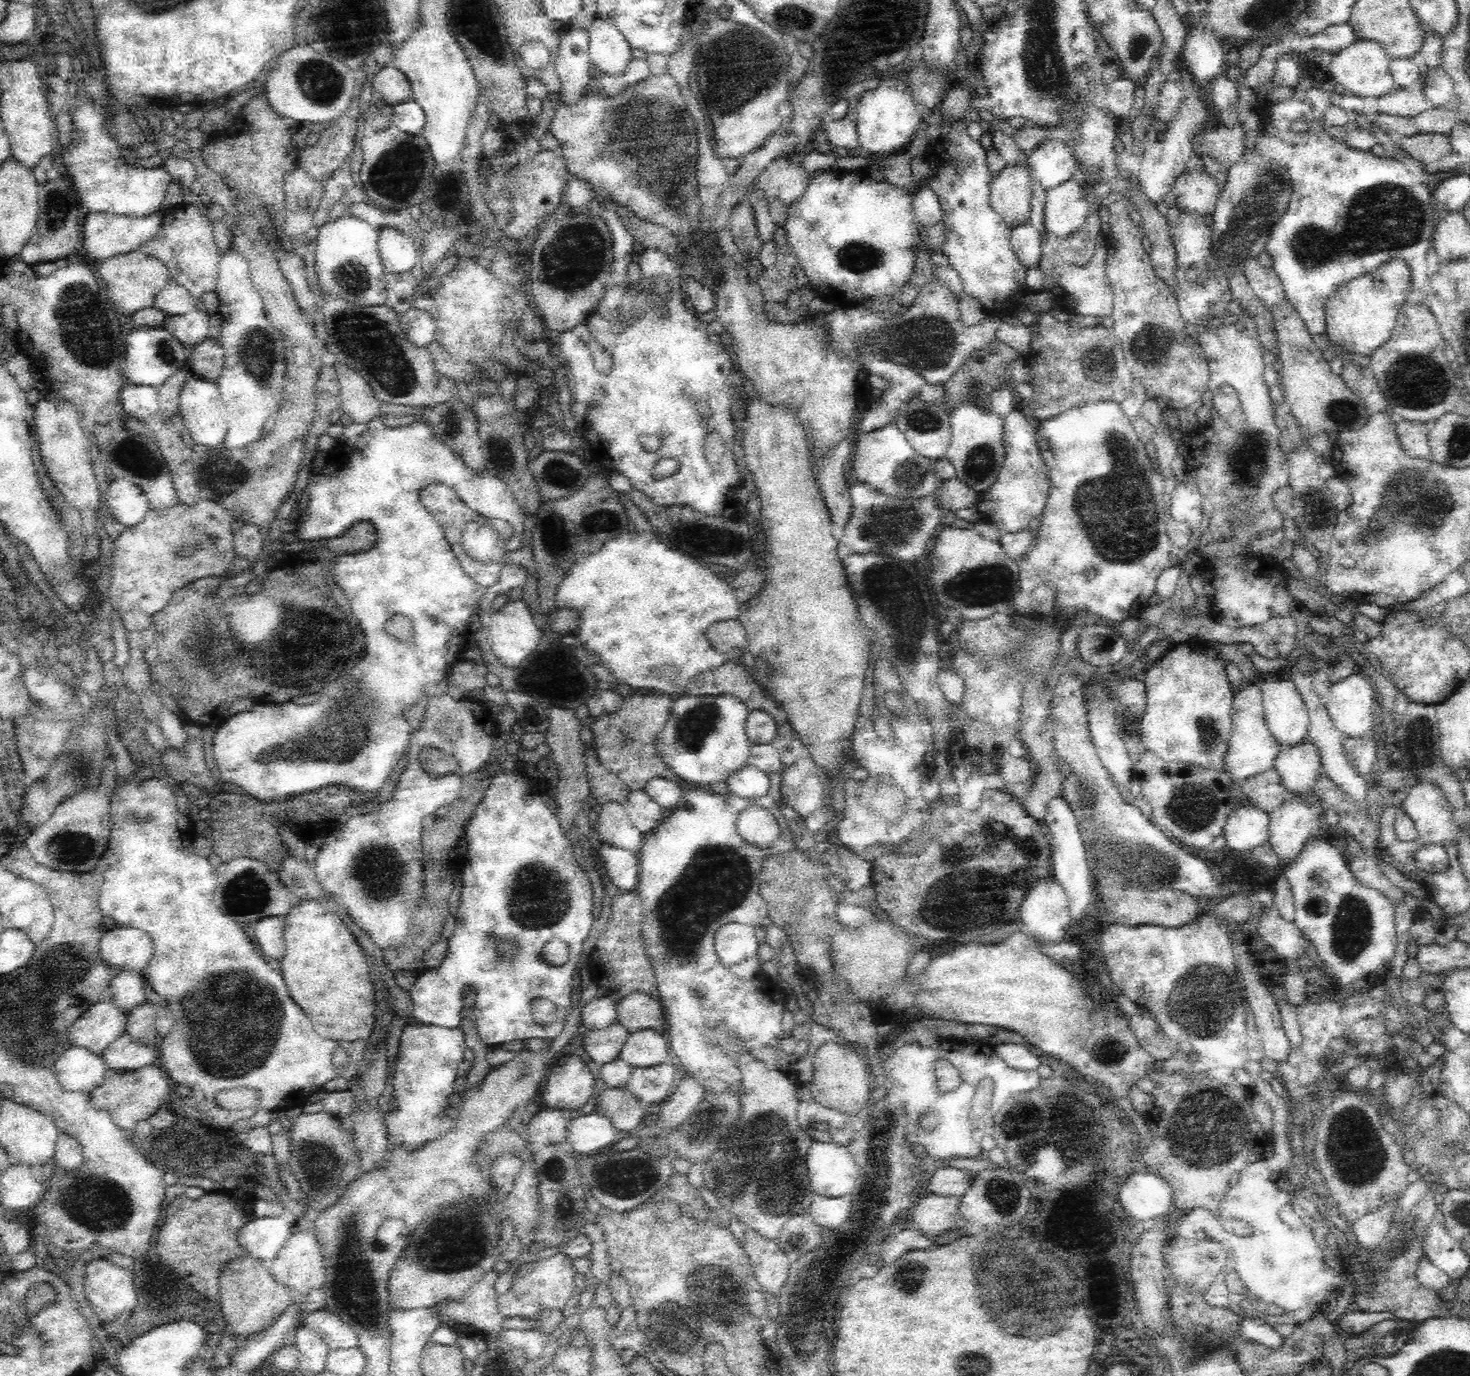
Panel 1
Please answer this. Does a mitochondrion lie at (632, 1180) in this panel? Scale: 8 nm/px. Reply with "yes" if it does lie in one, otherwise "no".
yes

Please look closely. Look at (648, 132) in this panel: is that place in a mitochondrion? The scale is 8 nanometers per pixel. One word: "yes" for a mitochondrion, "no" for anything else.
yes

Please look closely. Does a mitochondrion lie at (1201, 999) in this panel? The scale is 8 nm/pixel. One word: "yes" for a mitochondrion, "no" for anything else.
yes

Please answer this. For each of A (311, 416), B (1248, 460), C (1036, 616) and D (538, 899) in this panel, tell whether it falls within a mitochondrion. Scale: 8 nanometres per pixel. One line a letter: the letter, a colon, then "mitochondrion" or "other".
A: other
B: mitochondrion
C: other
D: mitochondrion

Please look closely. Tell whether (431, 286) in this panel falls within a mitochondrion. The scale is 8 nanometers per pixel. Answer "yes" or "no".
no

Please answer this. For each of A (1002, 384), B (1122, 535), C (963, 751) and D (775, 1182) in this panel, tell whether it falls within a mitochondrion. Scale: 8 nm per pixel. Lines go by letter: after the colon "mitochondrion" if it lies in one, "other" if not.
A: other
B: mitochondrion
C: other
D: mitochondrion

